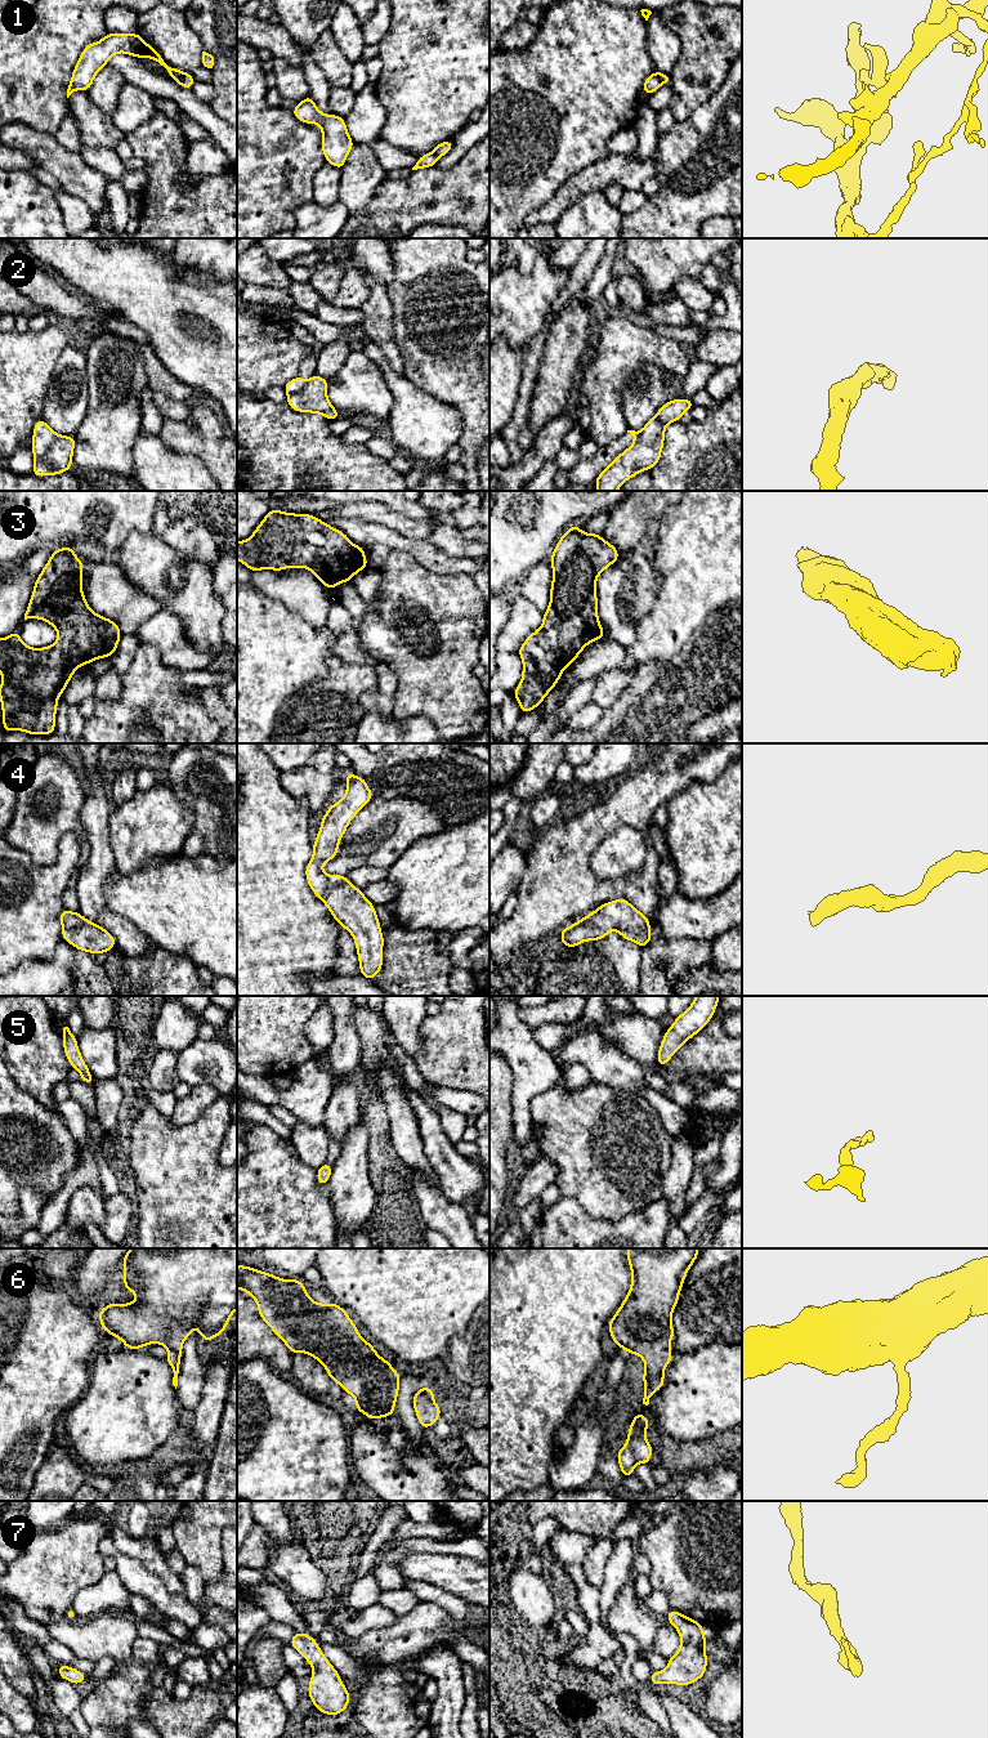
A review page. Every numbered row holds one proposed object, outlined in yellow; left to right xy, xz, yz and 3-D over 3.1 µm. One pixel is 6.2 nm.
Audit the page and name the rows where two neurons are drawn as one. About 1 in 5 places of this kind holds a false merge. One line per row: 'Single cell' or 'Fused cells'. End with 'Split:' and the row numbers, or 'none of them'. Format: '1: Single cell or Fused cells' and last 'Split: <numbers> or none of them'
1: Fused cells
2: Fused cells
3: Single cell
4: Single cell
5: Single cell
6: Single cell
7: Single cell
Split: 1, 2

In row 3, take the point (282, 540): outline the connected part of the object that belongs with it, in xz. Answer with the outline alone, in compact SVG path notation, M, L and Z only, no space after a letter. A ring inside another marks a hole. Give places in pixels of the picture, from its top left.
M271 509L252 532L251 537L237 541L237 559L252 572L285 568L308 568L330 591L368 567L365 548L354 545L337 528L312 514L285 513Z

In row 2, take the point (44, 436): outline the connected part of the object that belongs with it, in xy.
M44 419L35 423L31 443L31 451L35 461L44 457L49 447L53 444L55 437L57 433L44 421Z

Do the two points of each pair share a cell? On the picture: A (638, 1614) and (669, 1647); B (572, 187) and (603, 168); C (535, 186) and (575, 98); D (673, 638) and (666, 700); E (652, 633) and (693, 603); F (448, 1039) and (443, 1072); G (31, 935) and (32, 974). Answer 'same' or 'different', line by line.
A: different
B: same
C: same
D: different
E: same
F: same
G: different

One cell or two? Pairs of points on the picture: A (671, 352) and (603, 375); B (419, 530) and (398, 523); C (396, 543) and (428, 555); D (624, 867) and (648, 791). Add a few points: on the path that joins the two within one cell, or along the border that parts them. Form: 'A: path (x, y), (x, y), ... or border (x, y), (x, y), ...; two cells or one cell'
A: path (655, 352), (626, 352), (620, 358); one cell
B: path (414, 530), (403, 525); one cell
C: path (403, 543), (420, 549); one cell
D: border (606, 838), (630, 826), (643, 836), (646, 857); two cells

